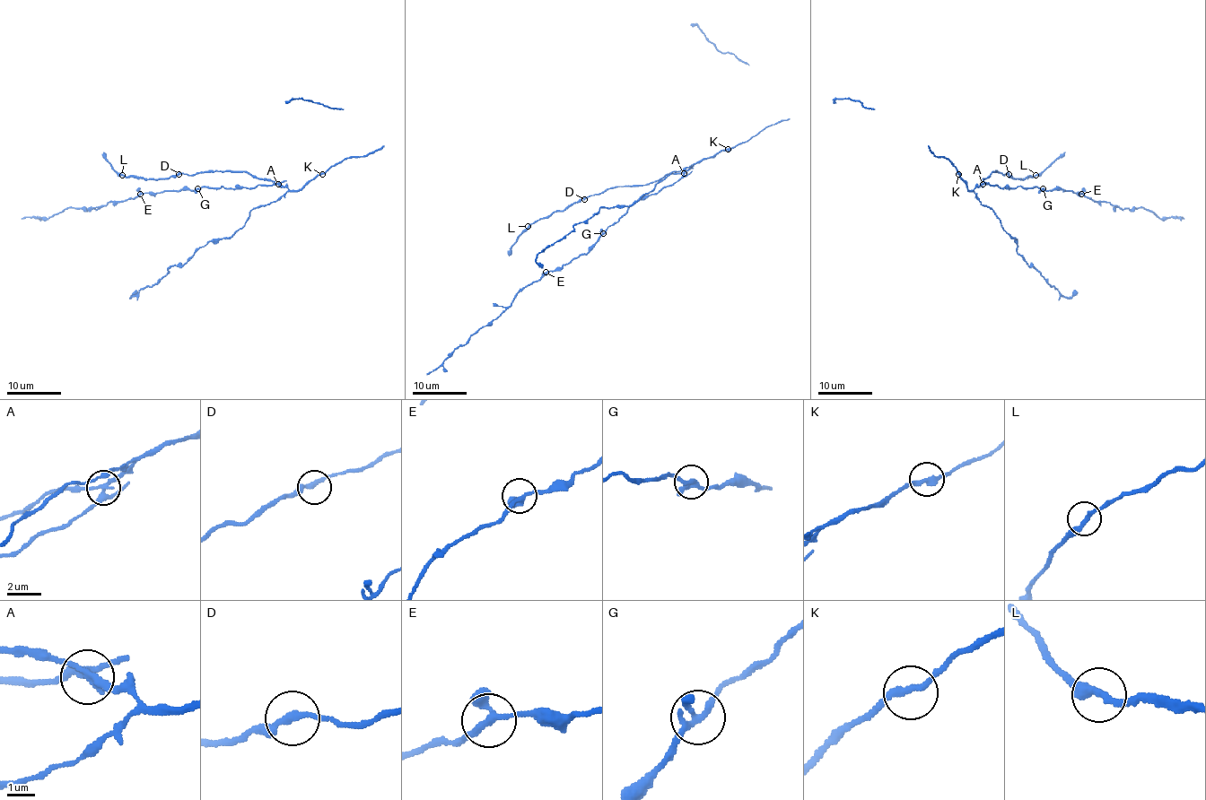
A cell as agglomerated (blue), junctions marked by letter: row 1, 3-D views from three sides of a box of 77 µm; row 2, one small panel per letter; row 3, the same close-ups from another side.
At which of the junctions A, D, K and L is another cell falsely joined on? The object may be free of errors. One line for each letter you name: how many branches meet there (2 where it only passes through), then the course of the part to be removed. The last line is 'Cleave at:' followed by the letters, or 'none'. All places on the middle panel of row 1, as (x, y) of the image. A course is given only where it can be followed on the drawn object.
A: branches 4; course (684, 172), (672, 185), (637, 199), (586, 253), (560, 268), (546, 272), (524, 287), (502, 312), (427, 374)
Cleave at: A

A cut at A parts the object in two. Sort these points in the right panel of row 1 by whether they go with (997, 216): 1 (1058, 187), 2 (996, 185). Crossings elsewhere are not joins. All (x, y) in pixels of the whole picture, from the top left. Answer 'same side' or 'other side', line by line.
1: other side
2: other side

